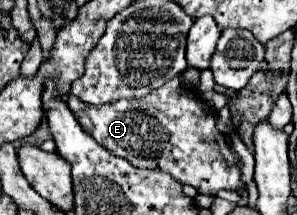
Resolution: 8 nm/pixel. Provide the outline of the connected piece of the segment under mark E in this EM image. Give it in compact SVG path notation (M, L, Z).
M174 76L144 98L118 100L100 106L86 104L70 94L68 108L84 132L130 164L140 168L162 168L202 194L216 194L218 190L238 192L240 188L246 188L242 182L242 160L218 132L214 110L200 100L198 92L186 88L180 76Z

